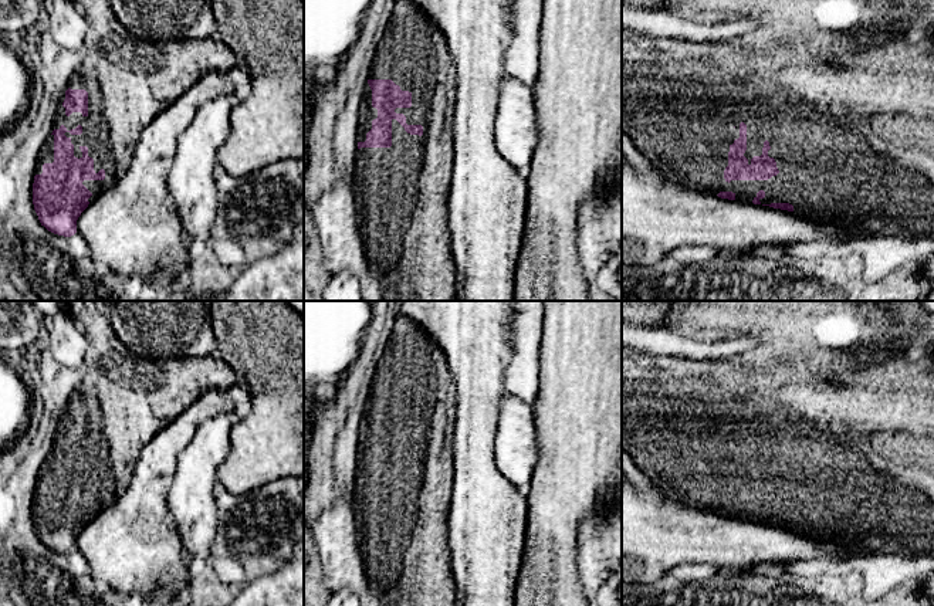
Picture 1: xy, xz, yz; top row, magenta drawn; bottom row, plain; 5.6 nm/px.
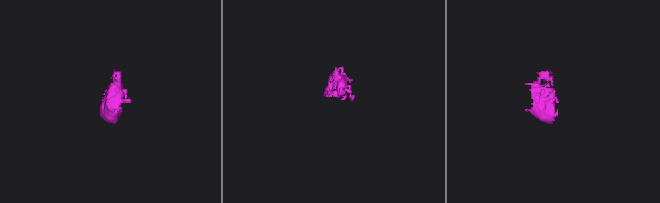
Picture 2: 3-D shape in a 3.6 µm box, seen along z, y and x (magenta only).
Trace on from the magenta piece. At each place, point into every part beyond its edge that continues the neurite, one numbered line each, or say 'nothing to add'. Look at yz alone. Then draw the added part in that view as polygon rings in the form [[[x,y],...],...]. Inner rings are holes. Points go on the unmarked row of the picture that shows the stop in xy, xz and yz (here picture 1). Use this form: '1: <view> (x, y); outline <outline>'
1: yz (659, 534); outline [[[622,448],[622,580],[652,583],[683,565],[707,565],[728,575],[748,575],[762,563],[852,561],[867,558],[836,541],[802,535],[795,529],[721,517],[687,507],[666,495]]]

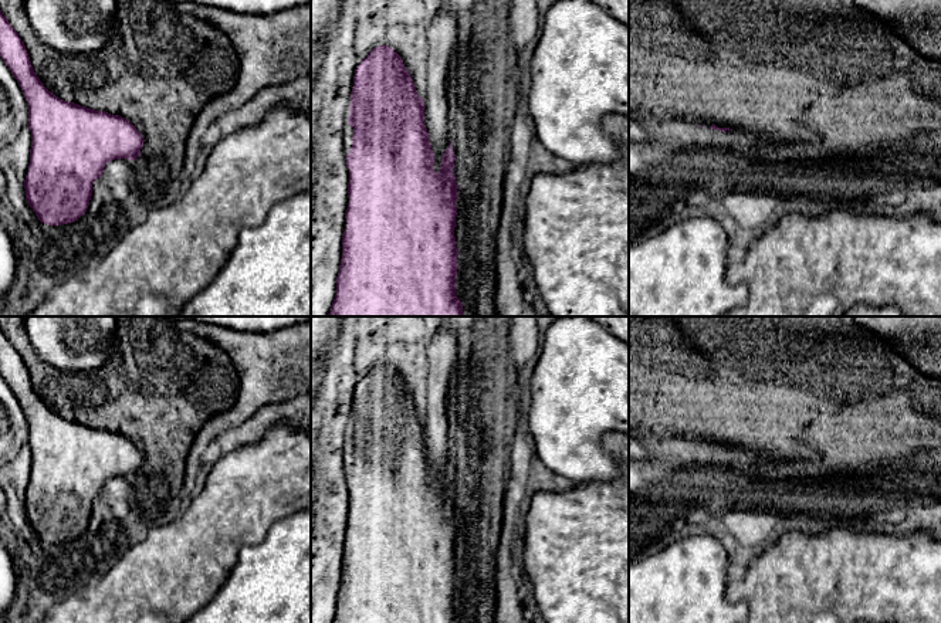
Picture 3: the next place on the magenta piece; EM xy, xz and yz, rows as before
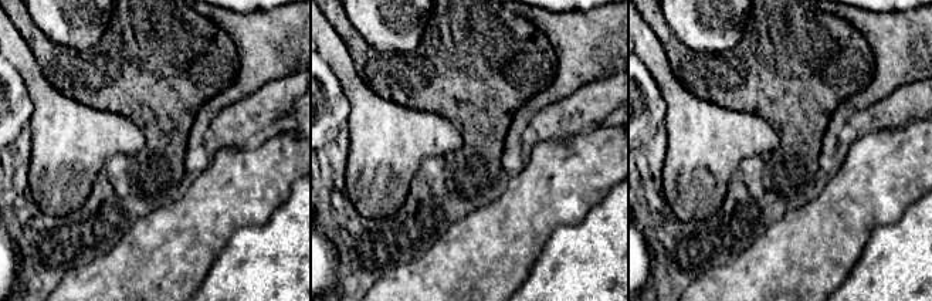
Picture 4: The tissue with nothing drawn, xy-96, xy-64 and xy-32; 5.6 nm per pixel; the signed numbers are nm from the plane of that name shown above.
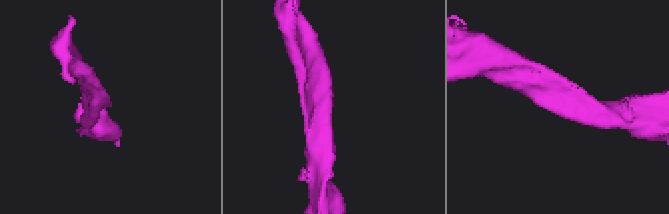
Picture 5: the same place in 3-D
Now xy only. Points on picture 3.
nothing to add

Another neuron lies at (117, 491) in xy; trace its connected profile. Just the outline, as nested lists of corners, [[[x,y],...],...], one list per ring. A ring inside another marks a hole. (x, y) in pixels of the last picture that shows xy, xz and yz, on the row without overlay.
[[[115,477],[105,483],[101,495],[109,505],[118,519],[126,518],[133,511],[132,480],[128,477]]]

